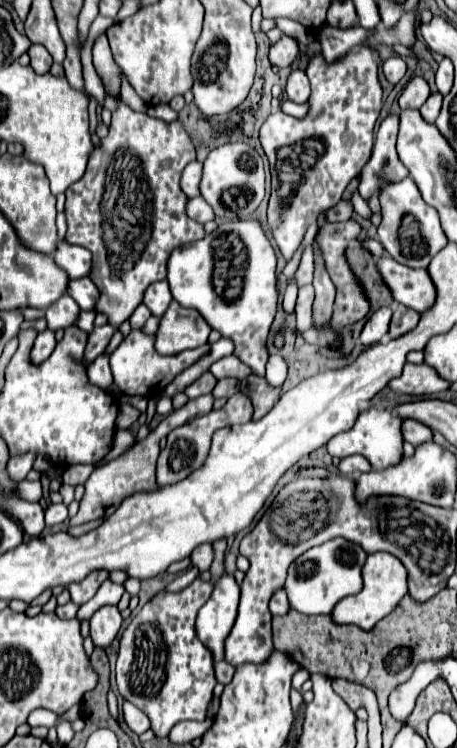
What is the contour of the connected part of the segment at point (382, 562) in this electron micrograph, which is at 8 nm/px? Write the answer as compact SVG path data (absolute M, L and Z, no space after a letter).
M371 553L363 567L363 589L357 595L343 599L343 603L337 603L337 607L333 609L333 619L335 623L357 625L369 631L379 619L387 617L399 605L407 591L407 569L403 567L403 563L397 561L397 557L391 553Z

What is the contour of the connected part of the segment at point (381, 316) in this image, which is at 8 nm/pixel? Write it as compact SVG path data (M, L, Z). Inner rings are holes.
M381 307L377 309L369 321L365 323L363 331L361 331L361 343L365 347L371 347L371 345L377 345L381 341L387 339L387 333L389 333L389 323L391 323L391 315L393 311L389 307Z

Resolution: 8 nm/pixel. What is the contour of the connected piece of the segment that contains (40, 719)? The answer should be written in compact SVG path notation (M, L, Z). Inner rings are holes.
M35 709L29 715L27 723L31 727L39 727L39 725L43 725L43 727L55 727L57 725L57 719L59 719L59 715L53 713L53 711L49 711L49 709Z

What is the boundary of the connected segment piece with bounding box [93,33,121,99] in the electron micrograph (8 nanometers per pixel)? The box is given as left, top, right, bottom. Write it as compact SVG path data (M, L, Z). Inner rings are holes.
M101 33L93 43L93 65L95 65L95 71L107 89L107 95L115 99L121 89L121 69L113 61L105 33Z

